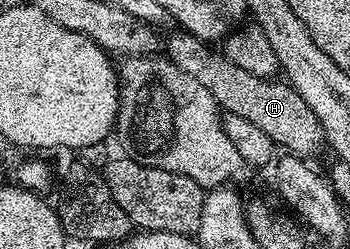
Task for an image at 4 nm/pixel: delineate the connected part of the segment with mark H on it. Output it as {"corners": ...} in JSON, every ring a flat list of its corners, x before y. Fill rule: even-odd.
{"corners":[[176,30,169,40,166,40,166,56,177,64,190,78,196,79,201,86,206,86,225,113,238,116,245,125,253,124,272,139,277,149,285,148,285,153,301,158,313,158,320,151,325,151,326,141,320,119,306,106,306,98,298,94,296,89,287,82,276,78,261,78,250,74,250,70,242,70,242,66,234,66,215,47,209,46,196,36,183,30]]}

